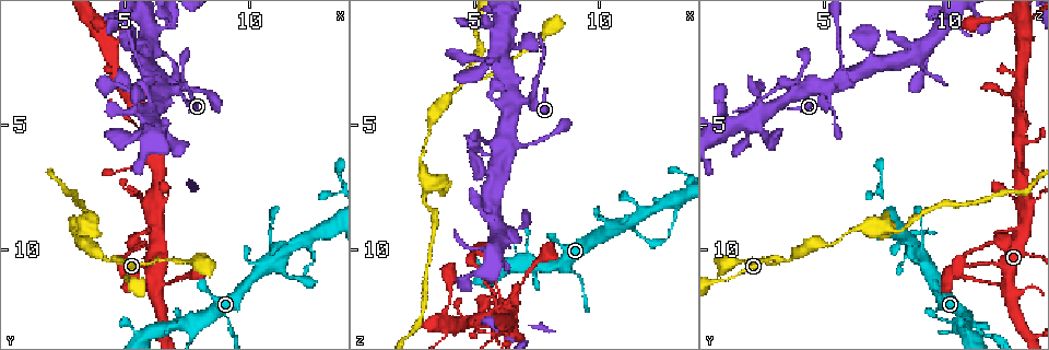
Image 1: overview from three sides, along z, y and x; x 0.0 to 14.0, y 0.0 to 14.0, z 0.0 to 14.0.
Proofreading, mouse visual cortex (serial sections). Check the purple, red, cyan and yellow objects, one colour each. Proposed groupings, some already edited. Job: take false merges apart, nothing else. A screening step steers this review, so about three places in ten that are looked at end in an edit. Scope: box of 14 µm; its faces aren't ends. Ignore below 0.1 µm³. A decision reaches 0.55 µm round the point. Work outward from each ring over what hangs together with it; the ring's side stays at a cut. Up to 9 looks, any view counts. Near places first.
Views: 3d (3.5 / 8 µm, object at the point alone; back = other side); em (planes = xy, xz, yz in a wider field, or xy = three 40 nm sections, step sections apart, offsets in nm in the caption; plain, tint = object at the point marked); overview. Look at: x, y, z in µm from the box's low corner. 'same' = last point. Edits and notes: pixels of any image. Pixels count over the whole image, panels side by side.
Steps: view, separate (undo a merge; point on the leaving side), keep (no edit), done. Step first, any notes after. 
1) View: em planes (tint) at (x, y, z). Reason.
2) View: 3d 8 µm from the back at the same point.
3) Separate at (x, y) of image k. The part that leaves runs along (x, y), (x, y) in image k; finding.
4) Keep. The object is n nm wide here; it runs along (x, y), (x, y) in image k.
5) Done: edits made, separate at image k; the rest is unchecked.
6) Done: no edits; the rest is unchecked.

View: 3d 3.5 µm at (5.4, 4.6, 1.0). Thick turns thin.

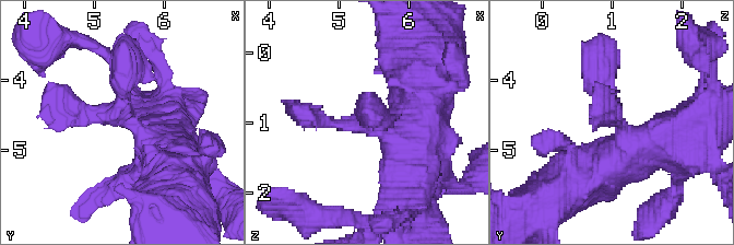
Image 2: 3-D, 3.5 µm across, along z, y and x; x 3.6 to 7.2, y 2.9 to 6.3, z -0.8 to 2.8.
View: em xy step 1 (tint) at (5.40, 4.60, 1.15).

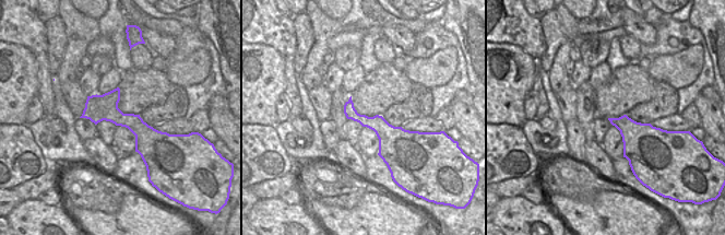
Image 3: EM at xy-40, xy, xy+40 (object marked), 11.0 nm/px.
Keep. All the same cell.

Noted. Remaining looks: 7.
View: 3d 8 µm at (4.6, 10.4, 3.1). Arms part here.

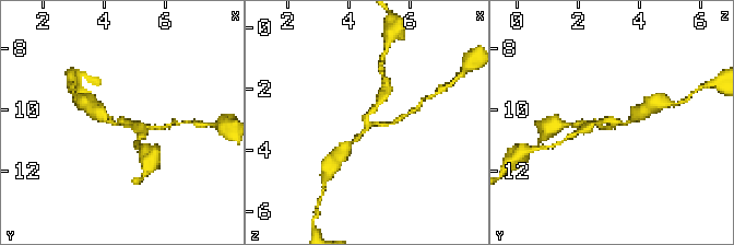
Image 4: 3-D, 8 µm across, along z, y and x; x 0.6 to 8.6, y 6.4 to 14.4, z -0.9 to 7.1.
View: 3d 3.5 µm from the back at (4.7, 10.4, 3.2). Zoom in.

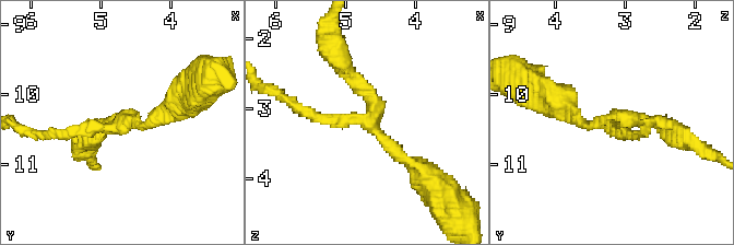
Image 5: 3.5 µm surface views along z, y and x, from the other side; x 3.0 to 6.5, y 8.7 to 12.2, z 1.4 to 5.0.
View: em planes (tint) at (4.60, 10.35, 3.20). 3 arms meet here; the arms are 150, 150, 200 nm wide.

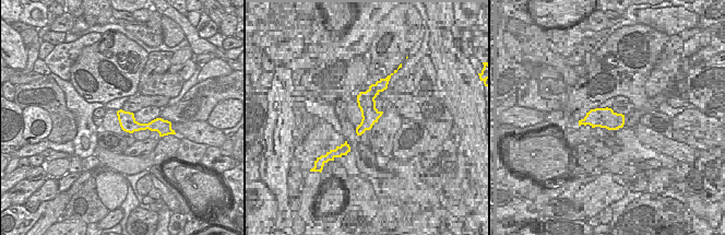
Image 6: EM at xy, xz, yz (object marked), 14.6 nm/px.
Keep. It runs along (341, 61), (371, 101), (375, 131), (418, 168) in image 5; continuous, no second cell.

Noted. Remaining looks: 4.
View: 3d 3.5 µm from the back at (3.0, 9.2, 7.1). Arms part here.

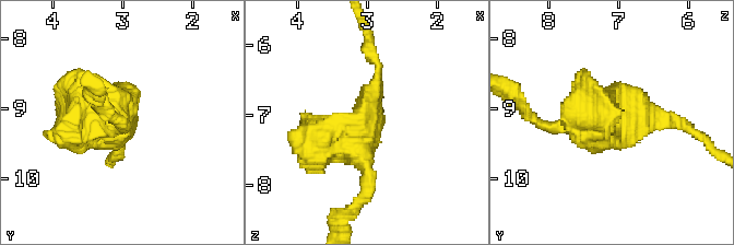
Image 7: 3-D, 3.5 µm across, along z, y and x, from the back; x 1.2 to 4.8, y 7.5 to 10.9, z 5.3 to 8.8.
View: em xy step 5 (tint) at the same point.

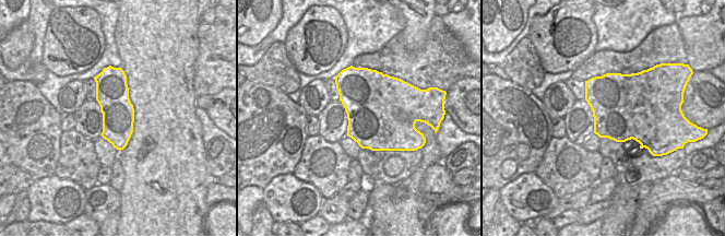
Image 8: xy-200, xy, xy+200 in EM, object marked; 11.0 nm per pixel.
Keep. The object is 750 nm wide here; it runs along (377, 71), (359, 200) in image 7; all the same cell.

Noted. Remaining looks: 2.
Done: no edits; the rest is unchecked.

